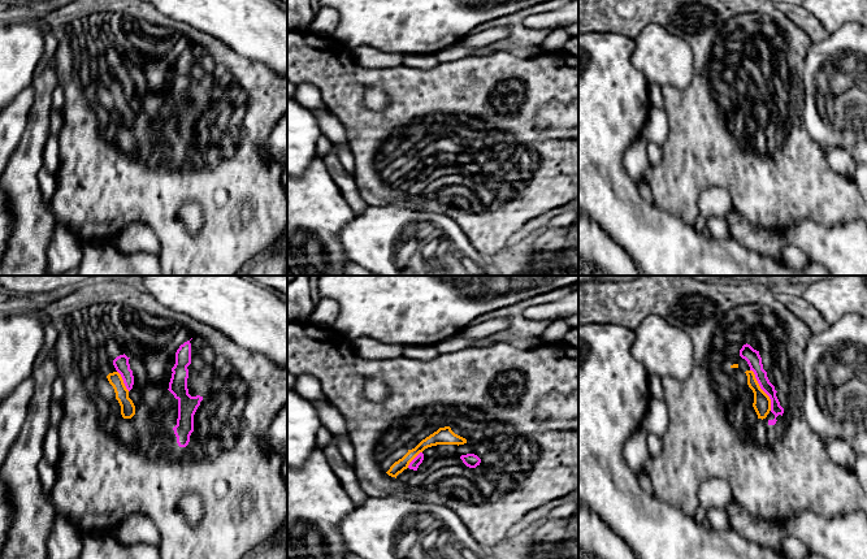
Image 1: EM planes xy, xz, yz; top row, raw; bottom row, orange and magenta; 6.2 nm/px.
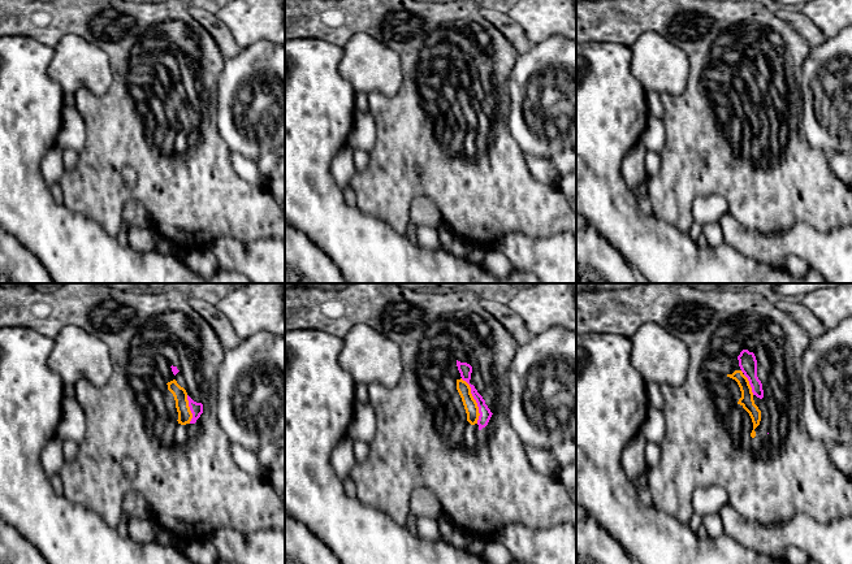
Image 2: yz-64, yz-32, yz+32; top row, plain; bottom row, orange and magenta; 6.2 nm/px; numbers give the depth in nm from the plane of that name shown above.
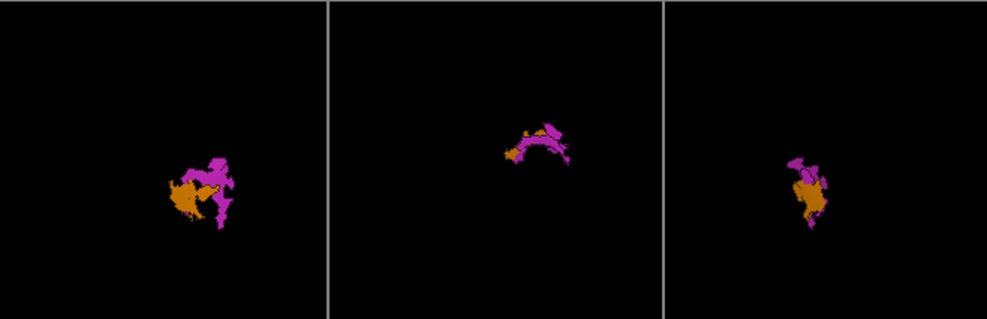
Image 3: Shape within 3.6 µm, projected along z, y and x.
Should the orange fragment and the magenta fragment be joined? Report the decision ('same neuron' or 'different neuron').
same neuron

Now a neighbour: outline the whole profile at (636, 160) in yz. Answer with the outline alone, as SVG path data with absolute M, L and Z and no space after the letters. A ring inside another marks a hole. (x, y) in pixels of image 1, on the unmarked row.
M640 135L624 155L625 170L636 183L643 181L646 170L650 168L647 144L649 142Z

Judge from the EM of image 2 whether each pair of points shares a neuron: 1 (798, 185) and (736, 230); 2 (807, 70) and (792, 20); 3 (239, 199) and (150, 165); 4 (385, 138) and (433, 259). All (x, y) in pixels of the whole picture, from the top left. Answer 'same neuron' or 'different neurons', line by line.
1: different neurons
2: different neurons
3: same neuron
4: different neurons

